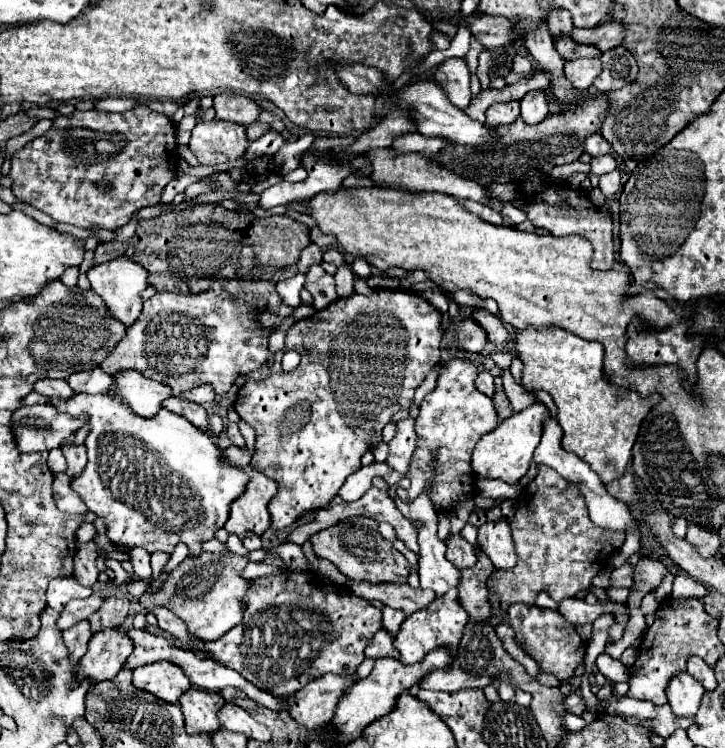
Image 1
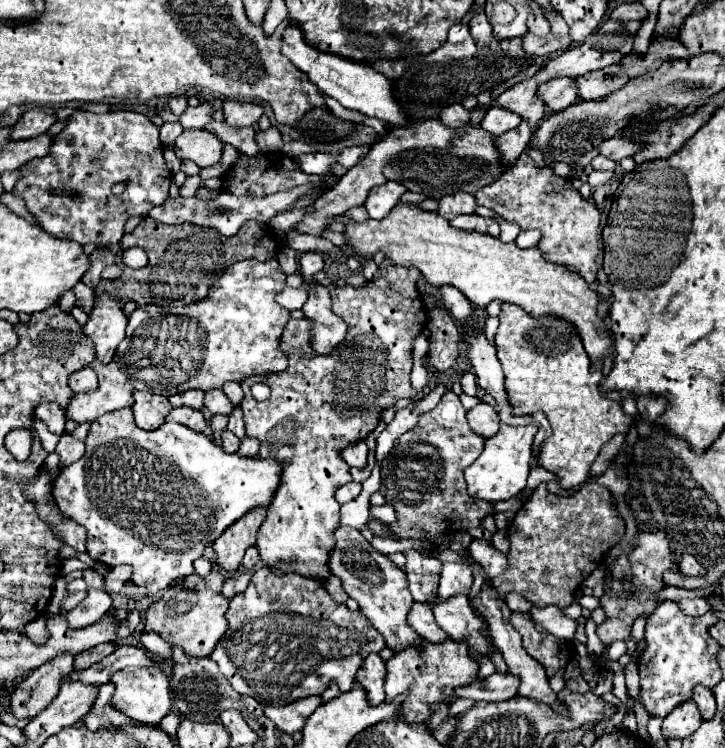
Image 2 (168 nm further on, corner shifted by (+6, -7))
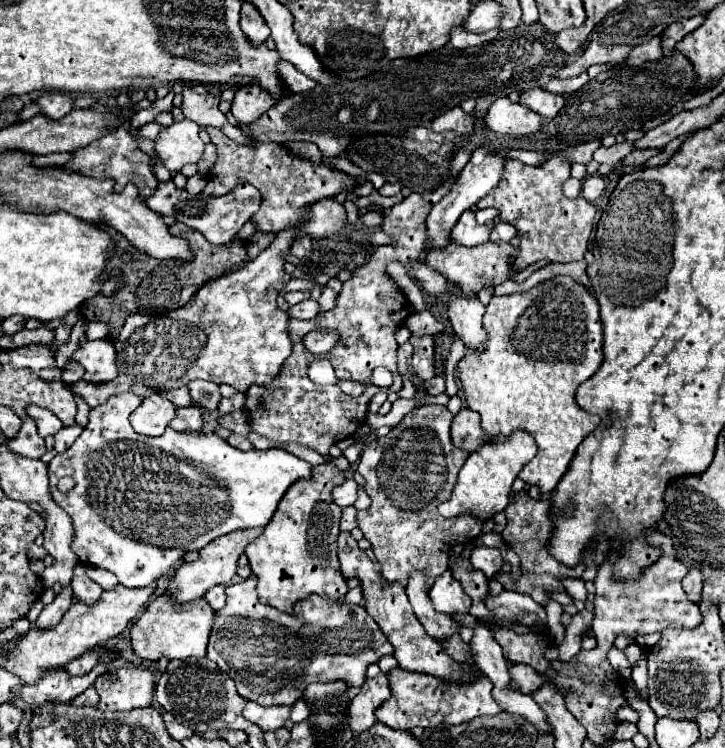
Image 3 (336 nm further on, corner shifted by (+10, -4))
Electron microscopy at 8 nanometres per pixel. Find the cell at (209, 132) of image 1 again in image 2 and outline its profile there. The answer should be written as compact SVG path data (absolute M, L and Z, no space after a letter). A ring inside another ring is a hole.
M184 130L174 142L174 154L184 160L190 158L200 168L208 168L220 162L224 142L208 130Z

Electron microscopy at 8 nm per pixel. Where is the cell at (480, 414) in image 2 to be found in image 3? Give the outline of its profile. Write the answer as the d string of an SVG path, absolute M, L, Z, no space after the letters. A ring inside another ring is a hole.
M462 407L452 419L452 443L466 453L474 453L484 445L484 431L480 427L480 415L472 409Z

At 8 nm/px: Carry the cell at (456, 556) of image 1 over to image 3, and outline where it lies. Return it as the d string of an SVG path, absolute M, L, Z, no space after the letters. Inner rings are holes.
M450 571L442 573L432 589L430 589L430 599L432 599L432 605L438 613L446 613L446 615L452 615L452 613L468 613L470 609L470 599L468 595L464 593L462 585L452 577Z

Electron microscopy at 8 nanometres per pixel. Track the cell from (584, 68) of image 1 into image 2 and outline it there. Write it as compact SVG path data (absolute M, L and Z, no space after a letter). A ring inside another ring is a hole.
M560 76L556 80L548 80L540 84L538 96L546 102L546 106L552 112L560 112L572 104L578 102L578 92L576 92L576 80L568 76Z

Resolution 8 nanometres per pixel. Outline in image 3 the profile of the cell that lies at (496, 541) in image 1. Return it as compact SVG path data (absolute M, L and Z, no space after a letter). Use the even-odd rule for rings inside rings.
M476 547L470 555L470 563L474 569L482 571L488 579L494 577L500 567L502 567L502 557L500 557L500 549L492 549L492 547Z

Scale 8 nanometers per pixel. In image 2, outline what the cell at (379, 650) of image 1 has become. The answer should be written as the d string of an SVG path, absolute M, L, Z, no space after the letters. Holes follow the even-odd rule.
M372 654L364 660L360 672L356 674L356 680L366 690L370 704L384 702L384 668L386 662L378 654Z

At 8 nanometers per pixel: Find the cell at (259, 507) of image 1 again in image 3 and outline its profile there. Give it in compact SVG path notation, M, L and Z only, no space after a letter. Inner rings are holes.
M244 529L244 531L234 531L230 535L218 537L216 541L212 541L212 545L206 545L204 549L200 549L200 559L192 561L192 563L182 563L176 573L172 575L166 595L170 595L170 599L180 601L180 603L188 603L194 599L200 599L206 595L208 589L212 589L214 585L228 585L234 575L236 575L236 565L240 555L244 553L246 545L256 539L262 533L262 529Z

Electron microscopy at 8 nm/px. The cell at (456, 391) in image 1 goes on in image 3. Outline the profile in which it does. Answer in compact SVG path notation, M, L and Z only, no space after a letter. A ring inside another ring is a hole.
M422 405L408 413L386 437L378 437L364 445L358 461L358 473L364 477L364 489L372 499L366 511L358 511L358 529L372 543L374 555L382 565L382 577L388 583L408 585L412 571L426 571L430 579L440 577L448 569L448 553L458 543L468 543L476 539L482 531L482 523L472 517L444 519L438 513L438 505L450 497L458 471L462 469L468 453L456 449L450 439L452 415L442 405Z

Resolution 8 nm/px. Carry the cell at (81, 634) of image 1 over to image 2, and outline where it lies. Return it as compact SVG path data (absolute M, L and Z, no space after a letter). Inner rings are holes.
M64 654L36 668L36 672L32 672L14 690L10 712L16 718L34 718L36 714L40 714L54 700L64 678L74 670L72 664L74 664L74 656Z

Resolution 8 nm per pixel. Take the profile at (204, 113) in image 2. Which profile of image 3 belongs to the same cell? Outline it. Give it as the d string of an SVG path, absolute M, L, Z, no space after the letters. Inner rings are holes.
M184 87L182 91L184 95L184 103L182 103L182 113L186 119L198 123L200 127L218 127L220 131L224 131L230 139L234 139L236 143L244 143L248 145L248 137L244 135L242 129L238 129L236 125L230 125L226 115L218 109L220 103L220 95L210 95L210 93L196 93L192 87Z

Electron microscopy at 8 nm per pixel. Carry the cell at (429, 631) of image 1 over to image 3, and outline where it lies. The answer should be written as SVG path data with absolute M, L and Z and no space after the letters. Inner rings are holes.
M394 669L388 675L392 697L376 711L376 719L390 729L402 729L408 731L412 727L436 727L440 723L450 723L450 725L460 725L466 721L472 721L474 717L480 715L496 715L500 713L500 705L492 697L492 683L488 681L486 675L478 675L474 681L456 685L456 683L446 683L430 675L422 673L412 673L404 669Z

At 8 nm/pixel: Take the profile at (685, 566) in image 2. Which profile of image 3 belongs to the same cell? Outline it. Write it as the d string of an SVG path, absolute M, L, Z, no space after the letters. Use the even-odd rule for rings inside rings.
M690 569L688 575L684 577L684 591L688 593L692 603L700 603L700 593L702 593L702 573L700 569Z

